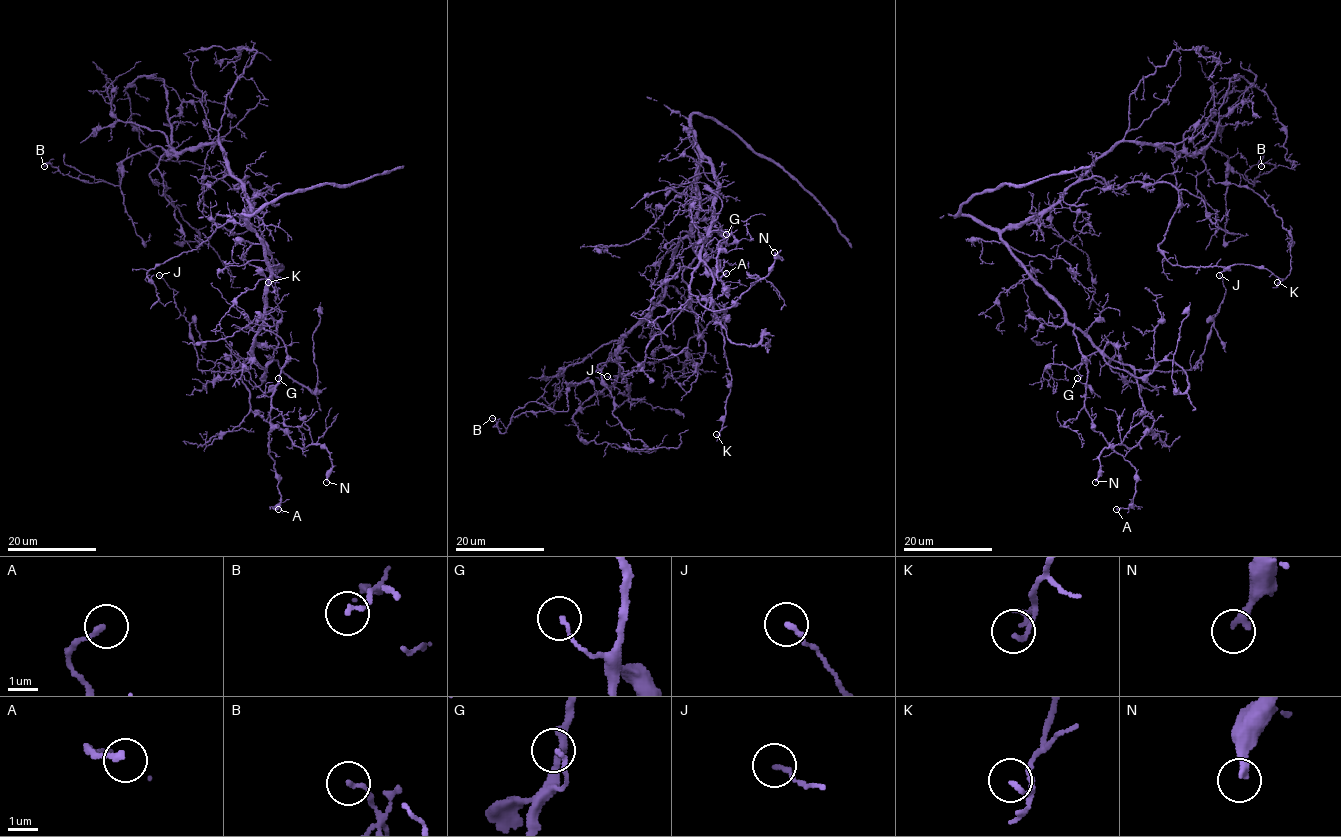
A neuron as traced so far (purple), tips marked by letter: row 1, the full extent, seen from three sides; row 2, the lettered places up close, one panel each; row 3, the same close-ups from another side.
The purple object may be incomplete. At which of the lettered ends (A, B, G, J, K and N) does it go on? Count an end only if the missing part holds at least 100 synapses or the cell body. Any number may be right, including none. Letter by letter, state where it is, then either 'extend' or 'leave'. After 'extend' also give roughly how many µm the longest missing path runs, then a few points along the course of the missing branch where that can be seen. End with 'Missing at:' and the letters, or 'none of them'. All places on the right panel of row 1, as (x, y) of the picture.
A: at (1116, 509); leave
B: at (1261, 166); leave
G: at (1077, 378); leave
J: at (1219, 275); leave
K: at (1277, 282); leave
N: at (1095, 482); leave
Missing at: none of them

